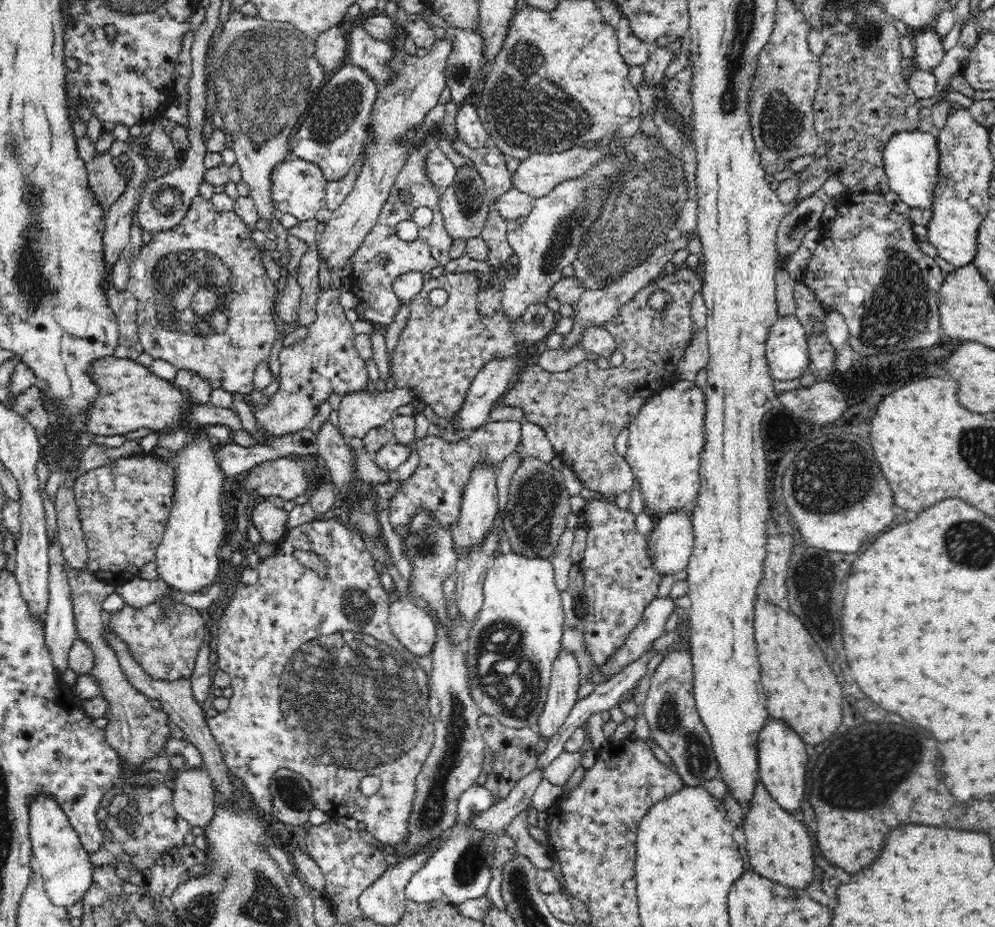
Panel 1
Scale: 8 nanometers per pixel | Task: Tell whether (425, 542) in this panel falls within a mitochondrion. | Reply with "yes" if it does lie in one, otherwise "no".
yes

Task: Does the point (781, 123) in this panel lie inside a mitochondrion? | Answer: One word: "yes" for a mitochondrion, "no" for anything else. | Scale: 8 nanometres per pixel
yes

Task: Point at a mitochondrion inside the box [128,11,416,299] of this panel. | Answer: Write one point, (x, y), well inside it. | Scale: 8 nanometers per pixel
(267, 70)

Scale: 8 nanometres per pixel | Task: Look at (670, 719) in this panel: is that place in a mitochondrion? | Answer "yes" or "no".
yes

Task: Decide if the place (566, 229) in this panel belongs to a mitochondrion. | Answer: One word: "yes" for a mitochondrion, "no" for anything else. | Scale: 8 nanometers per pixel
yes

